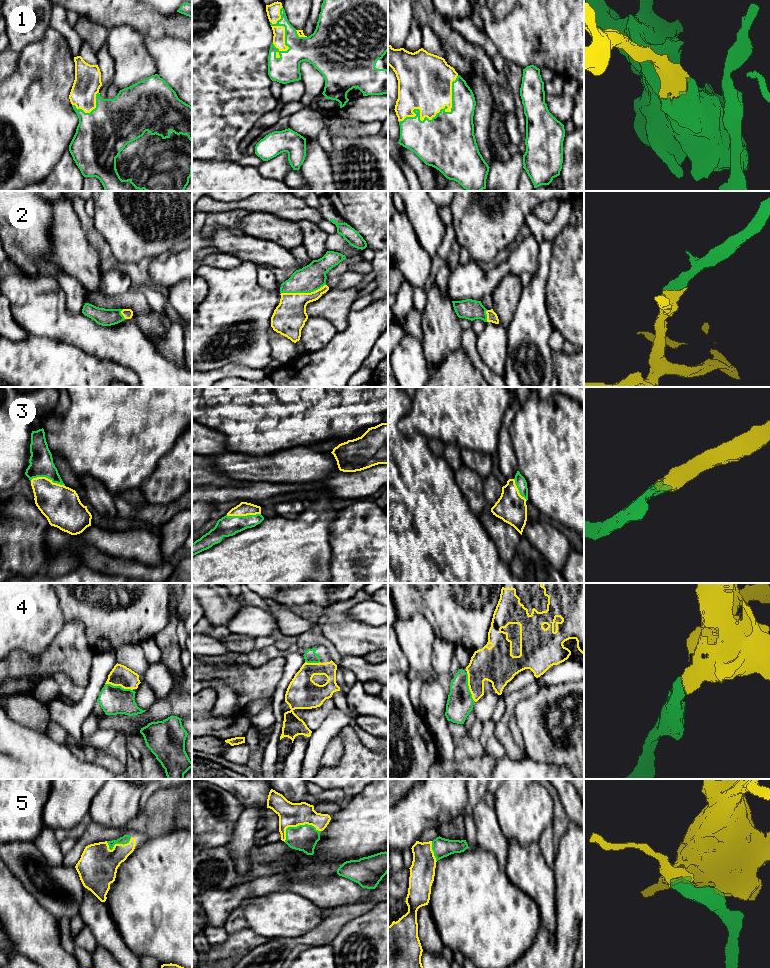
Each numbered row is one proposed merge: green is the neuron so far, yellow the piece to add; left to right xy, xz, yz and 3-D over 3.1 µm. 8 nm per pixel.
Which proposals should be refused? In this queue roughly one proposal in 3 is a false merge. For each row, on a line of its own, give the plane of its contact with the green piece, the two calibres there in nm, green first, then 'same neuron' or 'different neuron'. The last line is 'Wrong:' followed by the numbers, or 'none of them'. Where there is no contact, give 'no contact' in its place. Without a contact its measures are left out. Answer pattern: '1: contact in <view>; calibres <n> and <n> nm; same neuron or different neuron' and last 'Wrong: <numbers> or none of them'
1: contact in yz; calibres 440 and 400 nm; same neuron
2: contact in xz; calibres 220 and 260 nm; same neuron
3: contact in xy; calibres 190 and 300 nm; same neuron
4: contact in yz; calibres 220 and 260 nm; same neuron
5: contact in xz; calibres 220 and 190 nm; same neuron
Wrong: none of them

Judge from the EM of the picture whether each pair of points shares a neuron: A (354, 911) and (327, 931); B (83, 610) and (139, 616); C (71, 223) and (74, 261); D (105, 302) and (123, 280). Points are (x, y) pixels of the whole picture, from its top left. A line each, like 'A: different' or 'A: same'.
A: same
B: same
C: same
D: different

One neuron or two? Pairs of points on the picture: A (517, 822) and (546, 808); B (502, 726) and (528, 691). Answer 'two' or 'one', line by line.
A: one
B: one

